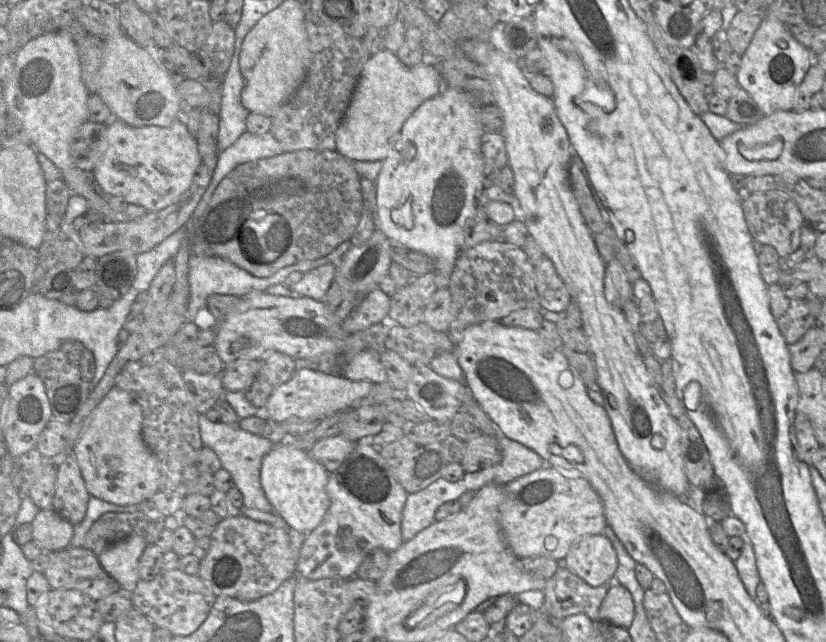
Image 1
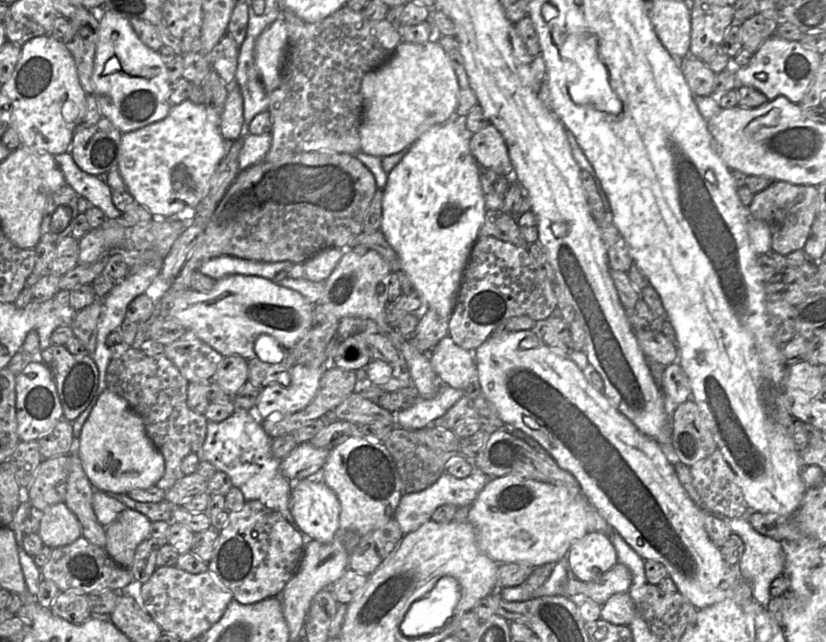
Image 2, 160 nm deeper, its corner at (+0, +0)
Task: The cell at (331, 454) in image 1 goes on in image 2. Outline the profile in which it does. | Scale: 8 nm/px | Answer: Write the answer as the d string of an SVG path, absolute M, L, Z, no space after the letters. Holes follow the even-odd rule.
M310 442L302 443L281 460L281 473L290 481L308 478L323 468L329 451L316 448Z

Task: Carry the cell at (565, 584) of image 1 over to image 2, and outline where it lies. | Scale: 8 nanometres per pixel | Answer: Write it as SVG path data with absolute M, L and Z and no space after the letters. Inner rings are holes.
M617 562L597 579L585 582L583 596L603 605L612 595L628 592L631 582L631 572L627 566Z

